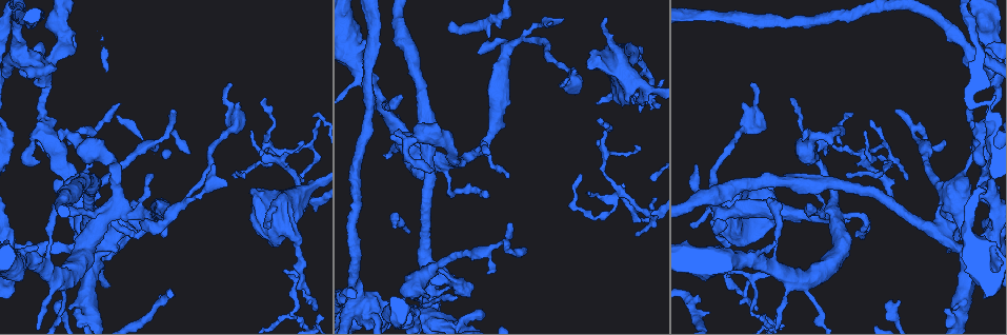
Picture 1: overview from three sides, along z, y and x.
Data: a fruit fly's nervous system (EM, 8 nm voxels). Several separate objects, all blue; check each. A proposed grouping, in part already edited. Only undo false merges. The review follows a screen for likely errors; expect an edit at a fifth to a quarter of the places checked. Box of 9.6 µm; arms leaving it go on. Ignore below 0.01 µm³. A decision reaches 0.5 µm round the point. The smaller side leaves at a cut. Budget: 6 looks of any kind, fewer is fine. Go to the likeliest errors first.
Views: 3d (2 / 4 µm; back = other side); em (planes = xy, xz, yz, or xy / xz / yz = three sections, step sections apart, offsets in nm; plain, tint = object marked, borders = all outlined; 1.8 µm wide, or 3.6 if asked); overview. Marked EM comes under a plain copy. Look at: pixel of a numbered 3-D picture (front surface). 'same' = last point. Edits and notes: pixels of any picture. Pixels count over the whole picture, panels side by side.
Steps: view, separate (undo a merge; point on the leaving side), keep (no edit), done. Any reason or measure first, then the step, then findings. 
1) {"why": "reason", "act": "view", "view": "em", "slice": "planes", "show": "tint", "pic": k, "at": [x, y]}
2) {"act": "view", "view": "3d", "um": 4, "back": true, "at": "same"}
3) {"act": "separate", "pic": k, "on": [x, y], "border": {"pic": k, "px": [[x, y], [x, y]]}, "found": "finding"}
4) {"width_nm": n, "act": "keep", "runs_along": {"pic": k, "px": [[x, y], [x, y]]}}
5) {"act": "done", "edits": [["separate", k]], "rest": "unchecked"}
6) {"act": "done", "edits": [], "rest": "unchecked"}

{"why": "sharp bend", "act": "view", "view": "em", "slice": "planes", "show": "tint", "pic": 1, "at": [296, 283]}

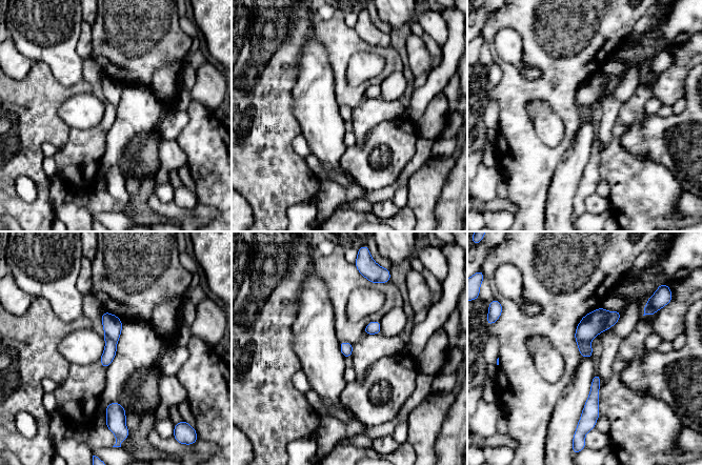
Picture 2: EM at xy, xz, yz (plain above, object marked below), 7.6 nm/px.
{"act": "separate", "pic": 2, "on": [585, 349], "border": {"pic": 2, "px": [[576, 340], [587, 340], [589, 342]]}, "found": "two neurons meet here"}

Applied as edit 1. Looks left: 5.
{"why": "a narrow waist", "act": "view", "view": "em", "slice": "xy", "step": 16, "show": "tint", "pic": 1, "at": [605, 156]}

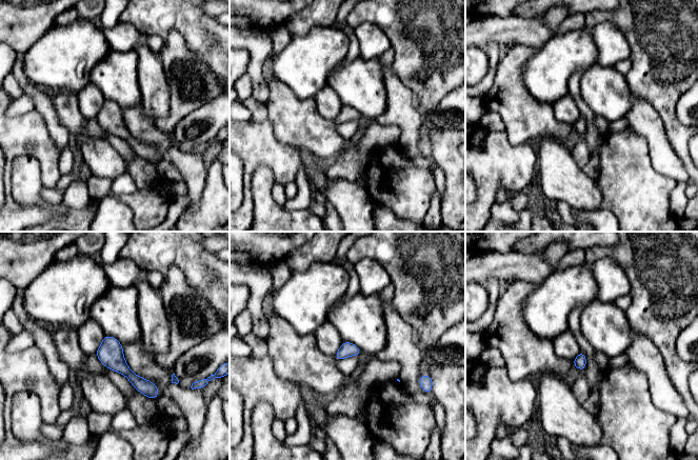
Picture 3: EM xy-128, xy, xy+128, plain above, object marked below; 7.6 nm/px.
{"act": "view", "view": "em", "slice": "planes", "show": "tint", "at": "same"}

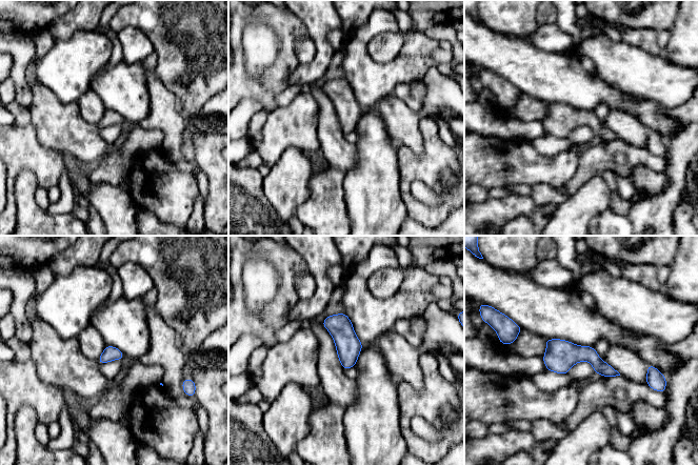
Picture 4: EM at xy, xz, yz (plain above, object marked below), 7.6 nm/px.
{"act": "keep", "found": "all the same neuron"}

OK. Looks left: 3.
{"why": "thick turns thin", "act": "view", "view": "3d", "um": 4, "pic": 1, "at": [803, 282]}

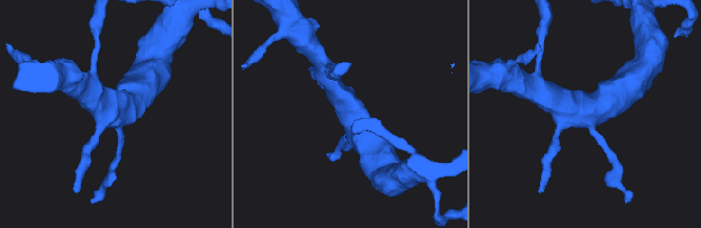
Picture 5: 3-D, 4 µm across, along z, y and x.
{"arms": 4, "act": "view", "view": "em", "um": 3.6, "slice": "planes", "show": "tint", "pic": 5, "at": [117, 108]}

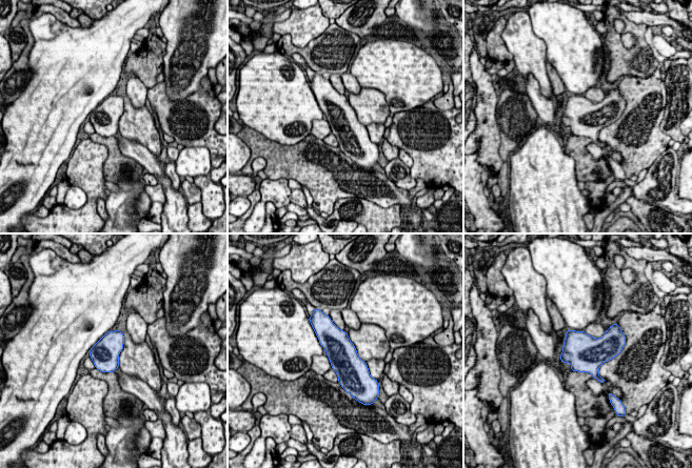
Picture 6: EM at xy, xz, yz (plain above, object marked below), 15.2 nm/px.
{"act": "keep", "found": "all the same neuron"}

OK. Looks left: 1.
{"act": "done", "edits": [["separate", 2]], "rest": "unchecked"}

